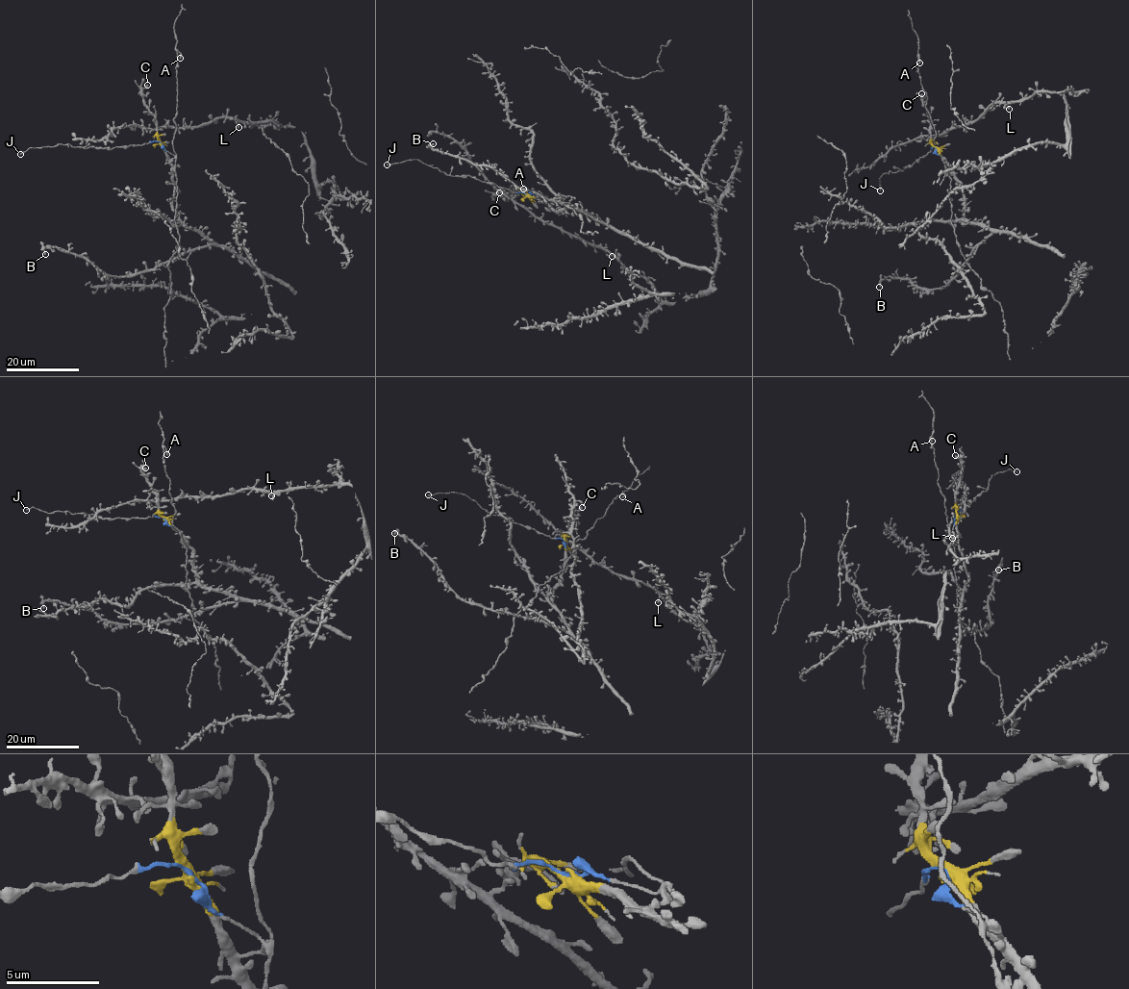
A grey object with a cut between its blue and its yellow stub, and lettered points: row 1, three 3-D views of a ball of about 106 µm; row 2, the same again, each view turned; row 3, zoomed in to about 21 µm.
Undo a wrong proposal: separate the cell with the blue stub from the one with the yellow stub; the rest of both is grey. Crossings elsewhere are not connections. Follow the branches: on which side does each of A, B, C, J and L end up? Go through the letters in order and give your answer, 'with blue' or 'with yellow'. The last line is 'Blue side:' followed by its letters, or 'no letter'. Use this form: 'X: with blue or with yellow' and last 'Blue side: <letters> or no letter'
A: with blue
B: with yellow
C: with yellow
J: with blue
L: with yellow
Blue side: A, J

